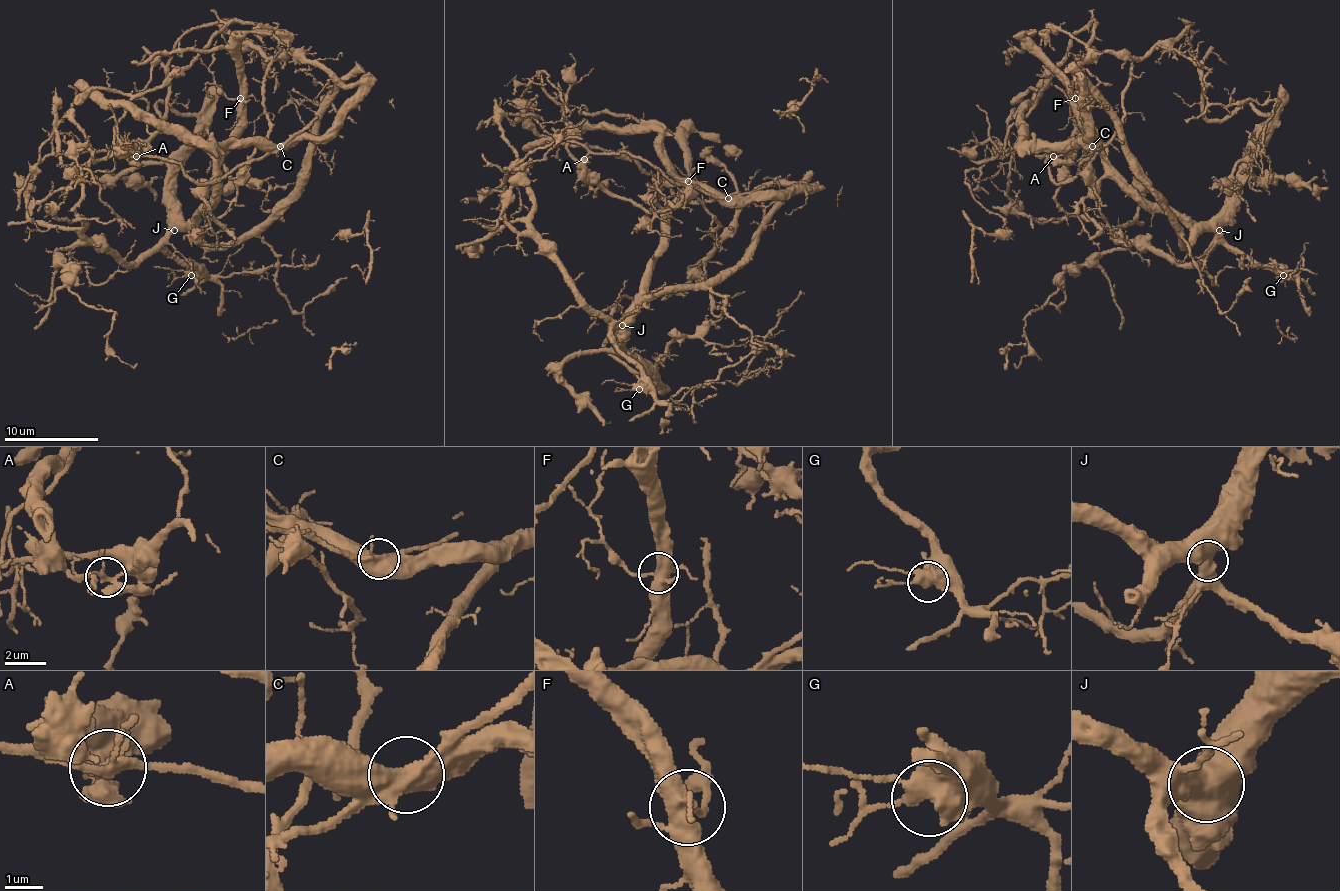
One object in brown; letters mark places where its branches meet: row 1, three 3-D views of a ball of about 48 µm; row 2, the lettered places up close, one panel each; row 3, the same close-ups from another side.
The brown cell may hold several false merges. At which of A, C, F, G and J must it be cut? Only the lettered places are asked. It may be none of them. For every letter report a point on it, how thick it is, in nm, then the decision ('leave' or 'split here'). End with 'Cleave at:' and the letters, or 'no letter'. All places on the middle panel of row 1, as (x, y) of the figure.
A: at (584, 159); 260 nm thick; split here
C: at (728, 198); 550 nm thick; split here
F: at (688, 181); 460 nm thick; leave
G: at (639, 389); 550 nm thick; leave
J: at (622, 325); 650 nm thick; leave
Cleave at: A, C

